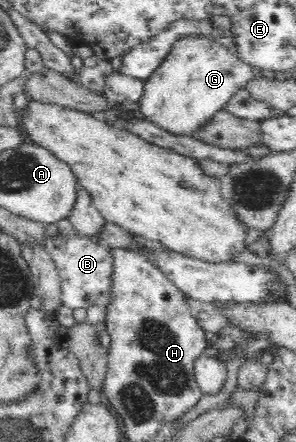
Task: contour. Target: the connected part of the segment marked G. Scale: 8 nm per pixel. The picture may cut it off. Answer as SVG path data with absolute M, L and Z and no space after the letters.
M204 32L180 34L151 77L146 80L140 111L148 120L178 134L195 130L207 117L225 107L248 81L260 78L258 70L242 63L232 48Z

